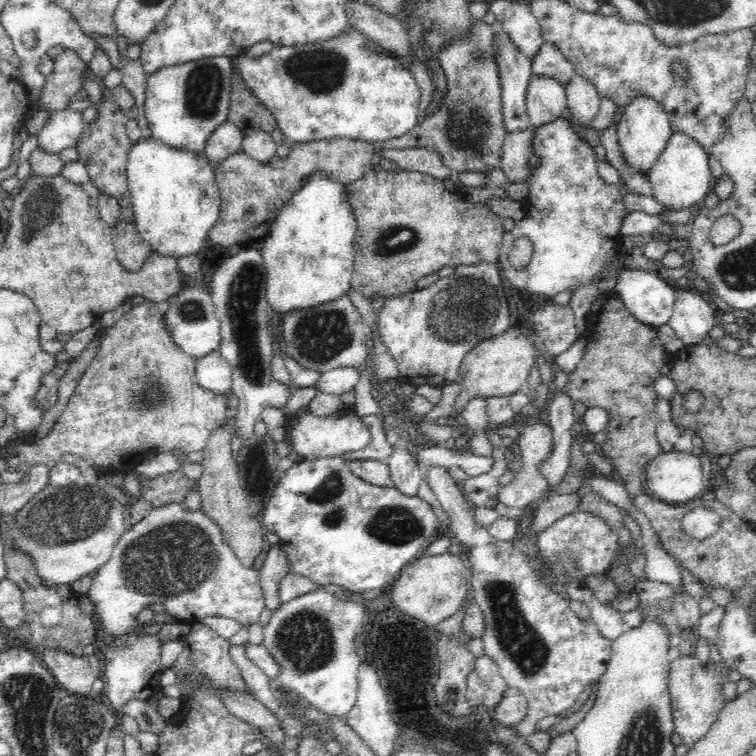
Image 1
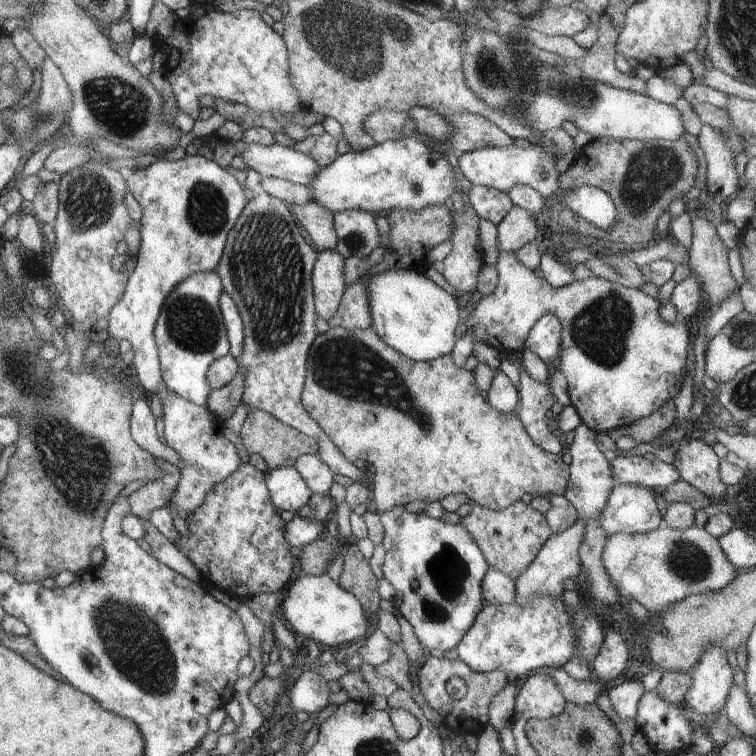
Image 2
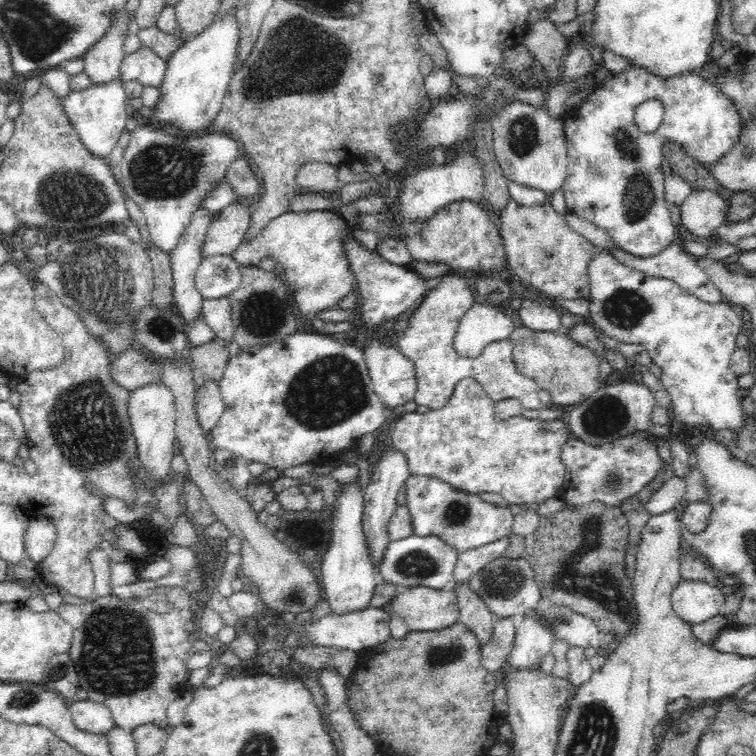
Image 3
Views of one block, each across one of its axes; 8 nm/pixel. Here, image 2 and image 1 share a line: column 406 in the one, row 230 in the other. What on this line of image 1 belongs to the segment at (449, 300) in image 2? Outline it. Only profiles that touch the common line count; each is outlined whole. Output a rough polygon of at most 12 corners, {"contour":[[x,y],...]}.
{"contour":[[312,173],[260,250],[284,315],[352,289],[356,217]]}

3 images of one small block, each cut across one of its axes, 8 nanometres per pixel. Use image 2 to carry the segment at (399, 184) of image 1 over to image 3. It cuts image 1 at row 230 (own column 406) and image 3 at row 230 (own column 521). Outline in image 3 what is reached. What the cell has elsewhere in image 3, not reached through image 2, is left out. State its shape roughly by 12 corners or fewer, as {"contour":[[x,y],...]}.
{"contour":[[484,206],[440,207],[404,241],[412,262],[454,275],[508,267]]}

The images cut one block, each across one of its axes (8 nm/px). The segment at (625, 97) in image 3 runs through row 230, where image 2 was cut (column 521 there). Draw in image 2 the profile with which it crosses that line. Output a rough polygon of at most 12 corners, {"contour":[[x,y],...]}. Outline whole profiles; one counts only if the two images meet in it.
{"contour":[[487,603],[458,643],[472,670],[588,664],[604,631],[584,604]]}

